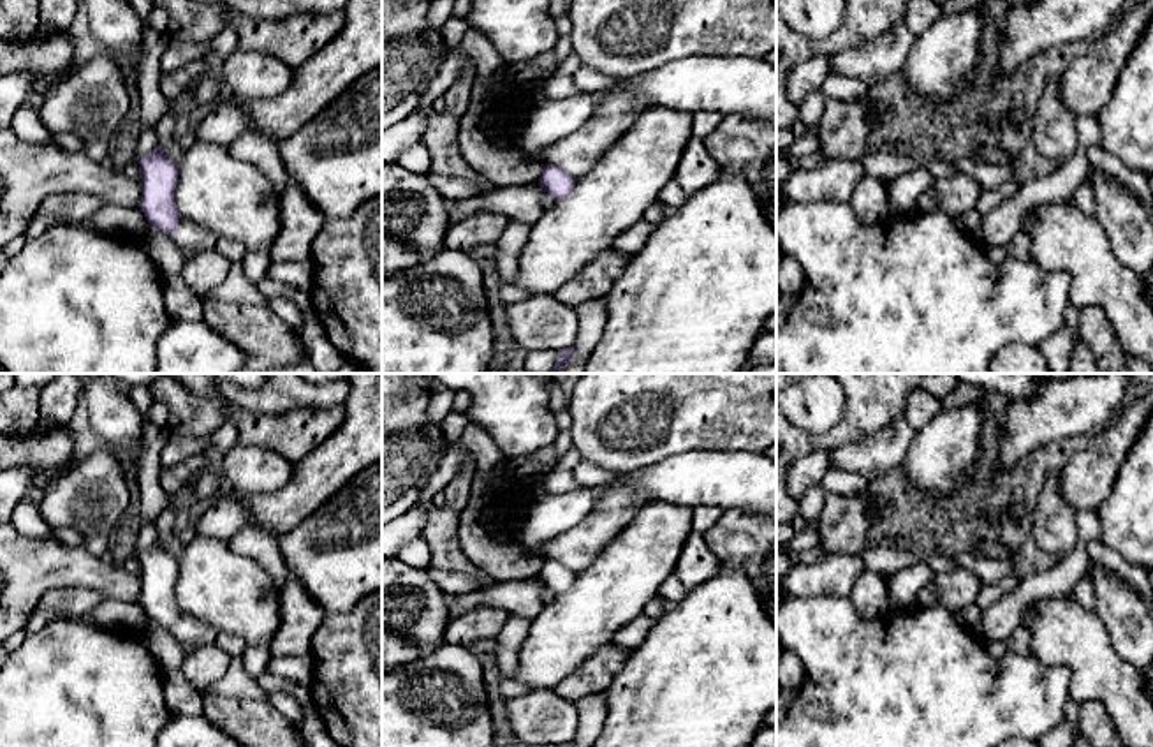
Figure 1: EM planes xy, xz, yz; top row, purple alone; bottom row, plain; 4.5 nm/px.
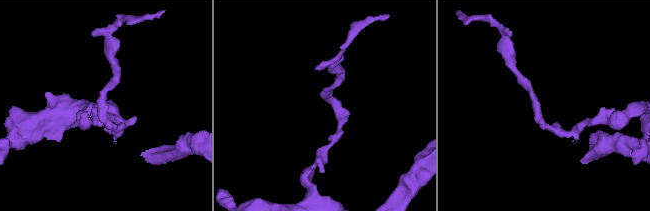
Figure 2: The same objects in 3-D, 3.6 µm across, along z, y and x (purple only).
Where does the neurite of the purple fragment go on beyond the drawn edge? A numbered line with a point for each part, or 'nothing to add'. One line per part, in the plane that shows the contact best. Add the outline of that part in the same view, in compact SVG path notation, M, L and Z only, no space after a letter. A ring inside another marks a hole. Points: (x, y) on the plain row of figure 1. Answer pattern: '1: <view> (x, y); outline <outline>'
nothing to add

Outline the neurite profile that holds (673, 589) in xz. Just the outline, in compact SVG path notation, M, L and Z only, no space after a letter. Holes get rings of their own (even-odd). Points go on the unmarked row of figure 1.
M676 574L665 578L658 587L658 595L674 603L681 601L685 594L687 594L687 588Z

